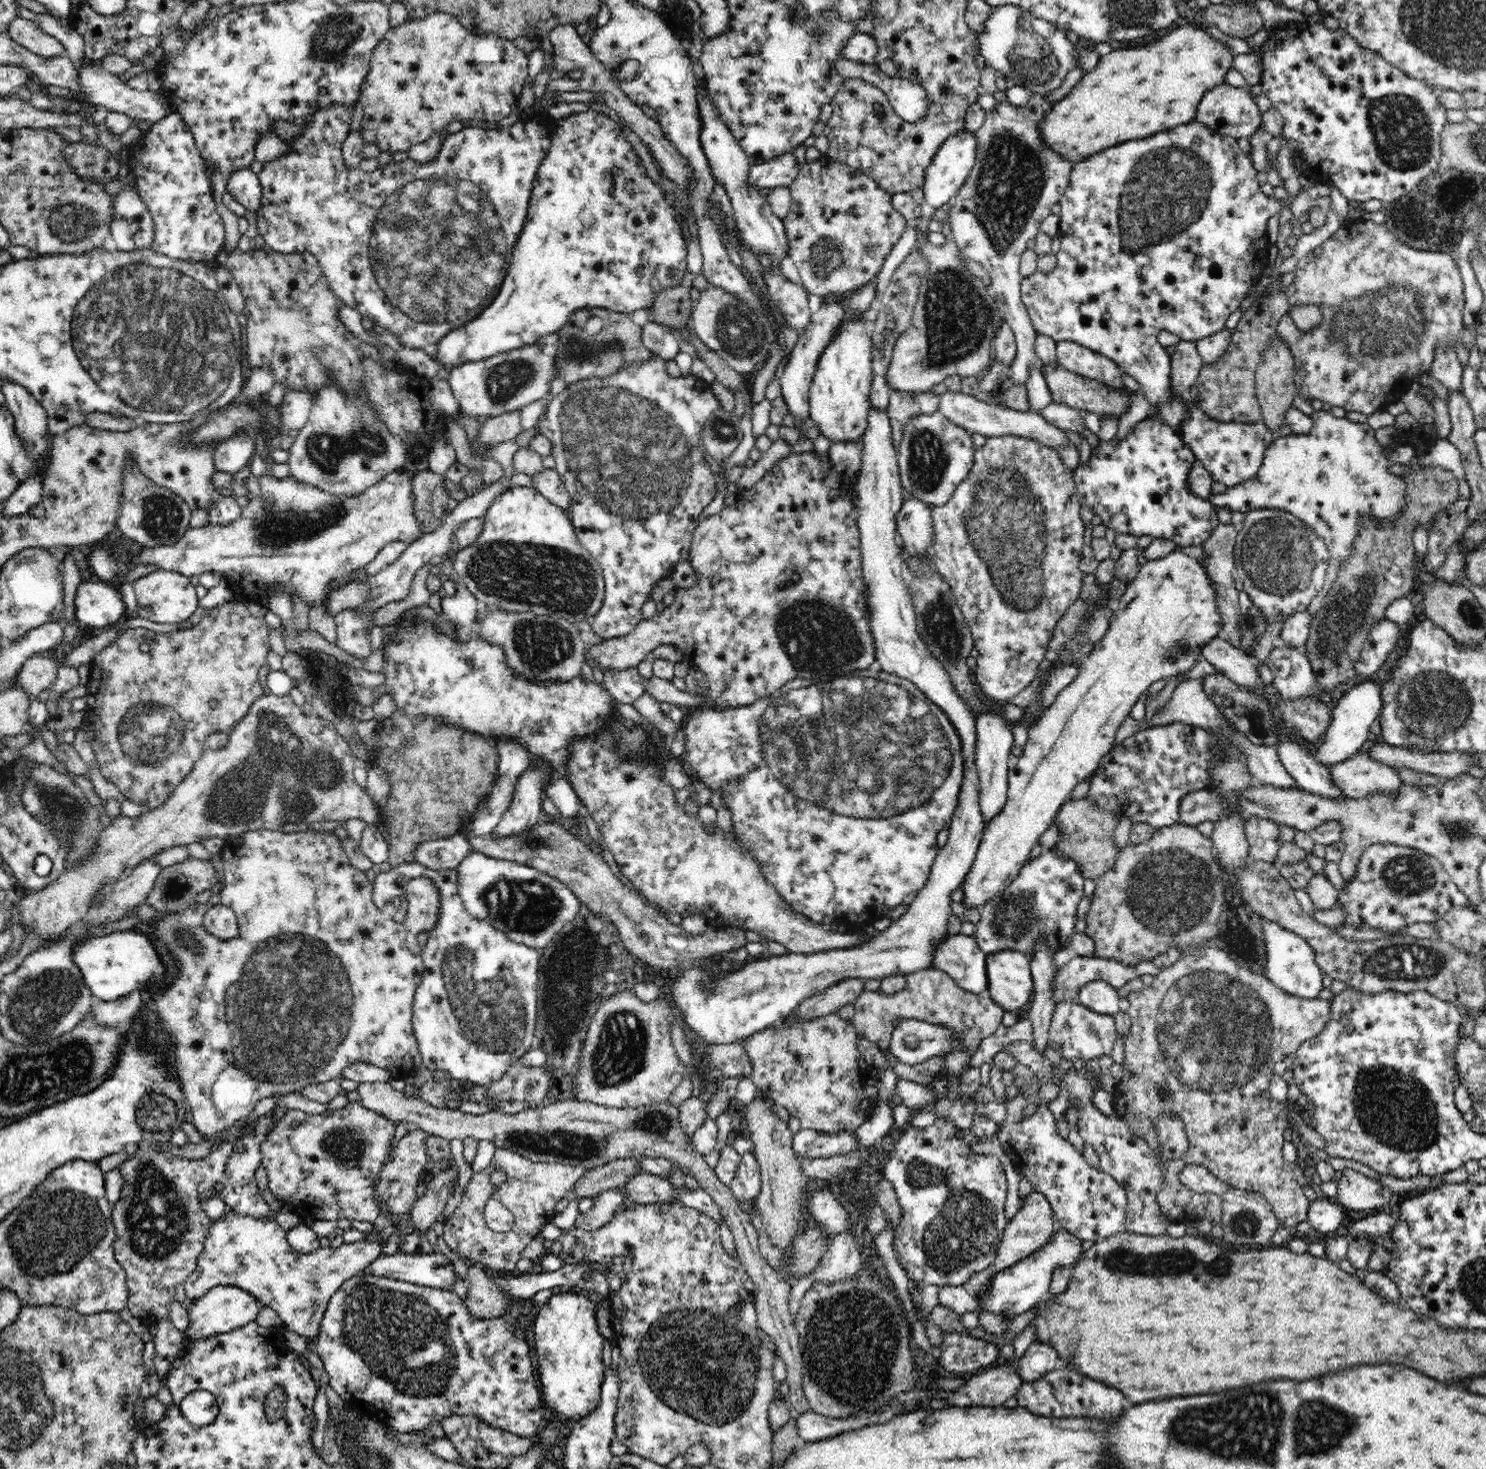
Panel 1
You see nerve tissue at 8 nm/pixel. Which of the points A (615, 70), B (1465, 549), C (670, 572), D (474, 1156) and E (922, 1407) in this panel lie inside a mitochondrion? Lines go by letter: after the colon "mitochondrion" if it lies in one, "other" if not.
A: other
B: other
C: other
D: other
E: other

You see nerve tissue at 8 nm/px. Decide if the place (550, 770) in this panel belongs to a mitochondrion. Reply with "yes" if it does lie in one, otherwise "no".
no

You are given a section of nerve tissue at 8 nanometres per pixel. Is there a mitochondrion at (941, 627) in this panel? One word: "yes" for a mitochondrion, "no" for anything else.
yes

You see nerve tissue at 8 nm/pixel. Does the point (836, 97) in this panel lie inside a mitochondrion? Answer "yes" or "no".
no

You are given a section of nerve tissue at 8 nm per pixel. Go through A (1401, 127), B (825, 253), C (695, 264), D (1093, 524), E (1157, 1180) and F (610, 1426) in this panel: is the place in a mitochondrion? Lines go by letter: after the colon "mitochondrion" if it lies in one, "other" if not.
A: mitochondrion
B: mitochondrion
C: other
D: other
E: other
F: other

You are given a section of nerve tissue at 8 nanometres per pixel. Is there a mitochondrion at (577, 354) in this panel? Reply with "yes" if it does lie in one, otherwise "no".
yes

